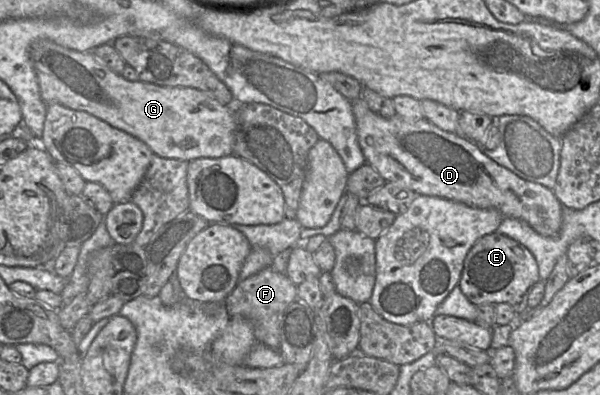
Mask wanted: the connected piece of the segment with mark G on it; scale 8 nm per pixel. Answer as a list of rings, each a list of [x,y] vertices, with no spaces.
[[[48,39],[34,41],[30,56],[41,97],[47,105],[58,103],[89,113],[140,139],[162,158],[190,161],[233,154],[234,107],[221,105],[201,90],[128,81],[106,67],[91,51],[75,51]]]

